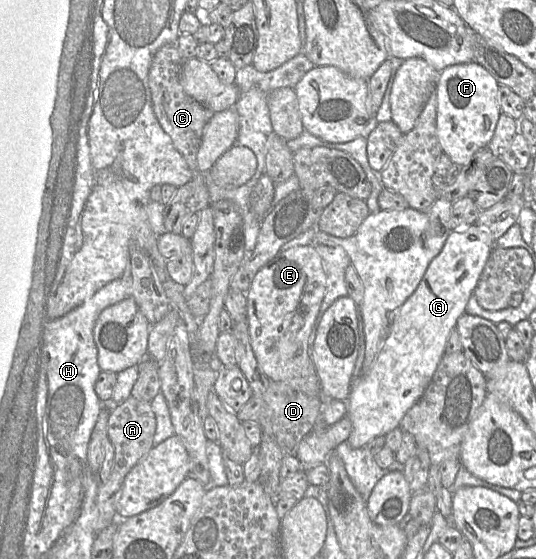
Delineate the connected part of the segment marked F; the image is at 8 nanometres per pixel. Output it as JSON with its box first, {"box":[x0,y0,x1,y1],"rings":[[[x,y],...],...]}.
{"box":[436,61,502,166],"rings":[[[474,61],[451,65],[439,72],[436,86],[436,135],[443,153],[457,166],[466,165],[474,153],[492,139],[502,112],[498,87],[495,78]]]}

